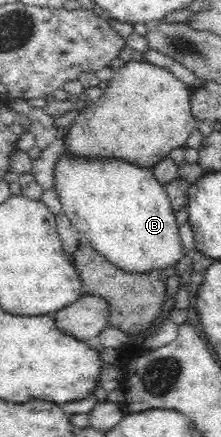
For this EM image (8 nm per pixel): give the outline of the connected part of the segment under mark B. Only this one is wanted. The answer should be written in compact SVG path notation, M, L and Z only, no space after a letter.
M62 153L58 163L54 165L53 187L58 192L63 214L78 229L83 240L120 269L130 273L163 271L186 255L170 198L163 184L154 176L152 167L140 167L123 159L70 158Z

